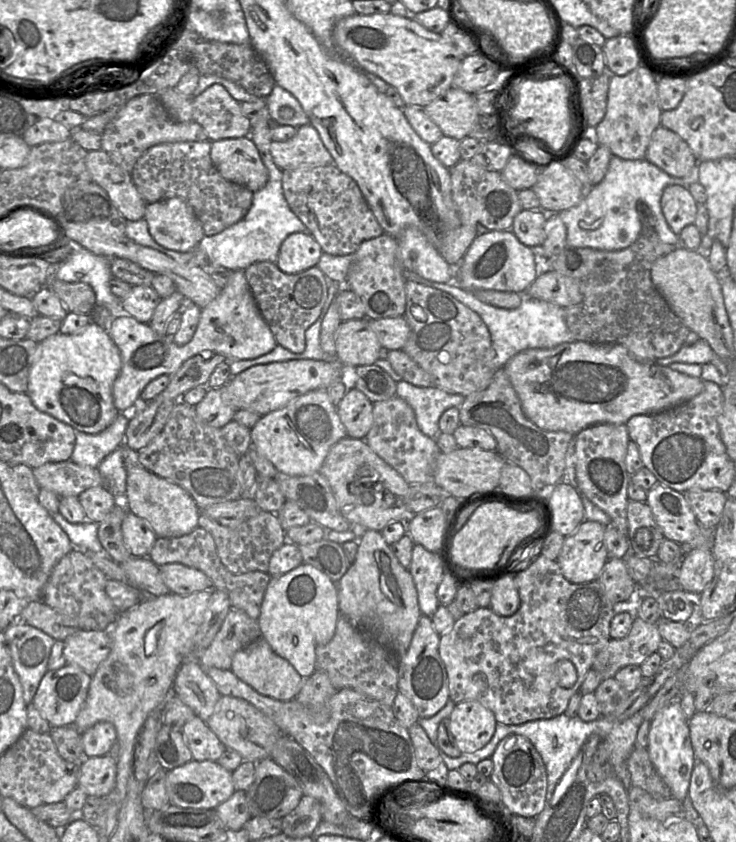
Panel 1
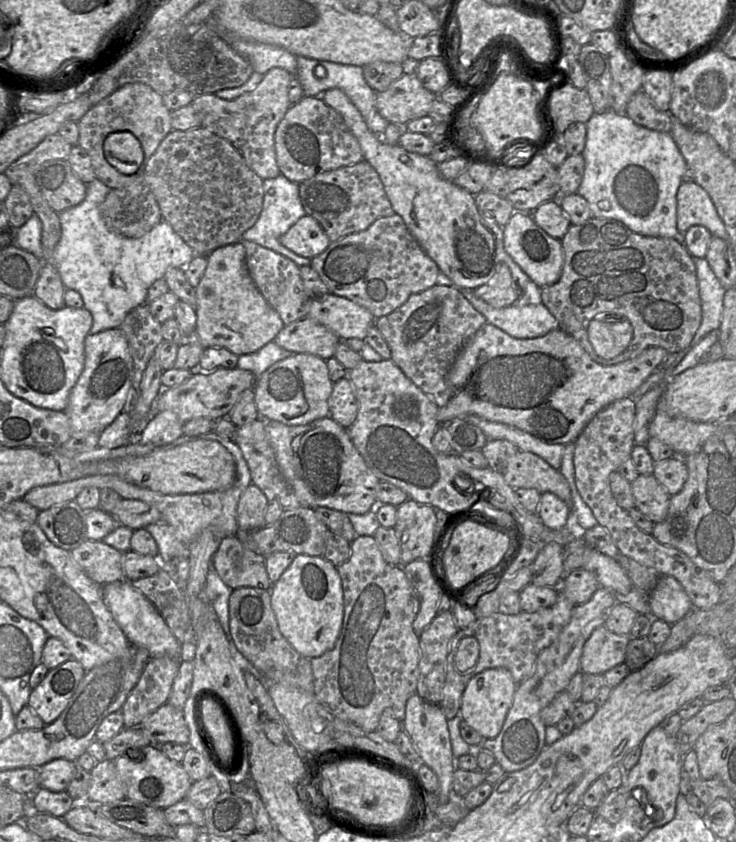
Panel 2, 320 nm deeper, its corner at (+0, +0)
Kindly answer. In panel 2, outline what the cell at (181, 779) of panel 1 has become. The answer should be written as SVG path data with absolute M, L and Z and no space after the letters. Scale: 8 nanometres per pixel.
M160 745L132 748L113 760L118 777L126 789L126 798L164 809L186 798L192 781L181 762L168 758Z

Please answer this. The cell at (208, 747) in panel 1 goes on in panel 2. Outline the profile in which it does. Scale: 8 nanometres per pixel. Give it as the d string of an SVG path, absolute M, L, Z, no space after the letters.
M169 703L160 706L140 726L149 734L149 738L152 741L150 745L175 742L188 746L189 729L185 722L183 711Z

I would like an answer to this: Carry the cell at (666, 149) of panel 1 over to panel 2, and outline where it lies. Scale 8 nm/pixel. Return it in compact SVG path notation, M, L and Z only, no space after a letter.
M643 90L630 99L626 115L637 125L659 132L670 132L672 128L669 112L659 110Z

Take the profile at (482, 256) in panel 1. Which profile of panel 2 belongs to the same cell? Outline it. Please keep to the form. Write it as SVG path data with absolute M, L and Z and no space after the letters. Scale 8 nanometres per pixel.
M515 211L503 227L503 241L505 251L537 286L550 286L559 280L564 263L561 240L551 237L540 228L531 213Z

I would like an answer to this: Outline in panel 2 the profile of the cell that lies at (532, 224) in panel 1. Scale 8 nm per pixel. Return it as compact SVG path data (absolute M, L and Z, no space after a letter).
M558 199L542 203L531 212L534 222L551 237L561 240L567 233L571 222Z

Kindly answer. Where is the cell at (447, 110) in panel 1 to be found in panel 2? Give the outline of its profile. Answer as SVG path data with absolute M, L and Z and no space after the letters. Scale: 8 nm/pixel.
M404 73L387 90L376 93L375 104L379 114L388 123L405 126L409 121L427 116L437 95L427 90L414 73Z

